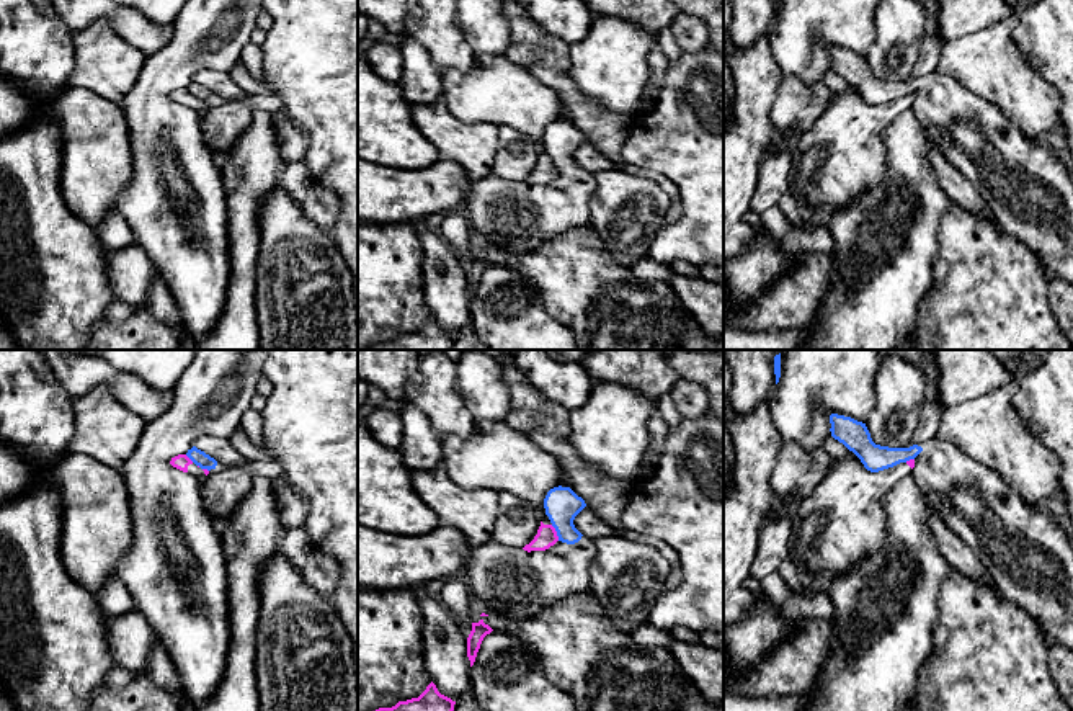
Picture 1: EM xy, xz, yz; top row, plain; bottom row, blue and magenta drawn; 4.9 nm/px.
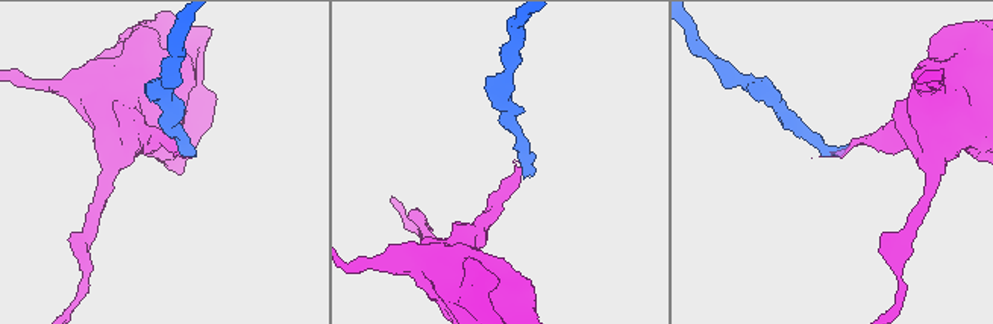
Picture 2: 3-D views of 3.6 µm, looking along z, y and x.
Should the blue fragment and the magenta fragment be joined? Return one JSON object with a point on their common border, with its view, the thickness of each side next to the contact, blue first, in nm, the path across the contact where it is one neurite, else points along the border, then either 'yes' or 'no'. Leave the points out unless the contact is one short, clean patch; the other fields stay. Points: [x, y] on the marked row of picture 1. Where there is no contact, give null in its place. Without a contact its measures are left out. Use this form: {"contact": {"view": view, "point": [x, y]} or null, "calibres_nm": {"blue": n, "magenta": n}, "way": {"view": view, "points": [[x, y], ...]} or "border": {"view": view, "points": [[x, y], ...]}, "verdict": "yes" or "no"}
{"contact": {"view": "xz", "point": [557, 533]}, "calibres_nm": {"blue": 170, "magenta": 100}, "border": {"view": "xz", "points": [[551, 525], [559, 540]]}, "verdict": "no"}

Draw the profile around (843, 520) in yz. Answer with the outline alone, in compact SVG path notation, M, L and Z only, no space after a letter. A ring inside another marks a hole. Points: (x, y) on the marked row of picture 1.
M857 456L833 459L826 476L792 515L789 561L818 575L854 569L885 544L884 495L905 476L915 459L870 472Z

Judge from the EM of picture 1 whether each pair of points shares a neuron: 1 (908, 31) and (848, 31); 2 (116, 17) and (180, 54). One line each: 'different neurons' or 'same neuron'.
1: different neurons
2: different neurons

